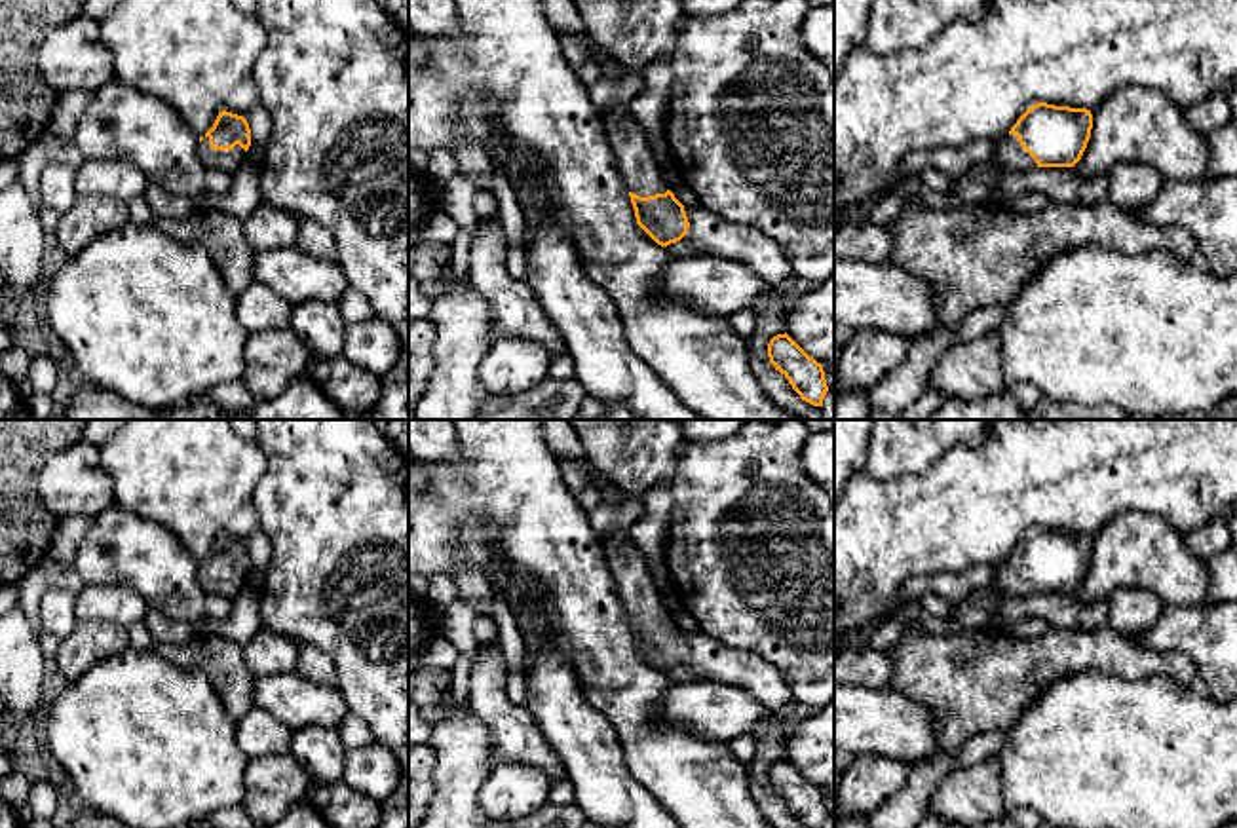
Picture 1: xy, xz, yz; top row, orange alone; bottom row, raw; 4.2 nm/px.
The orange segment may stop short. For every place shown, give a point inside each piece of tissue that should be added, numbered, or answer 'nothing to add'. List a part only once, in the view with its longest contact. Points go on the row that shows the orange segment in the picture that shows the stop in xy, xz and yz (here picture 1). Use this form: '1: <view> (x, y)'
1: xy (228, 160)

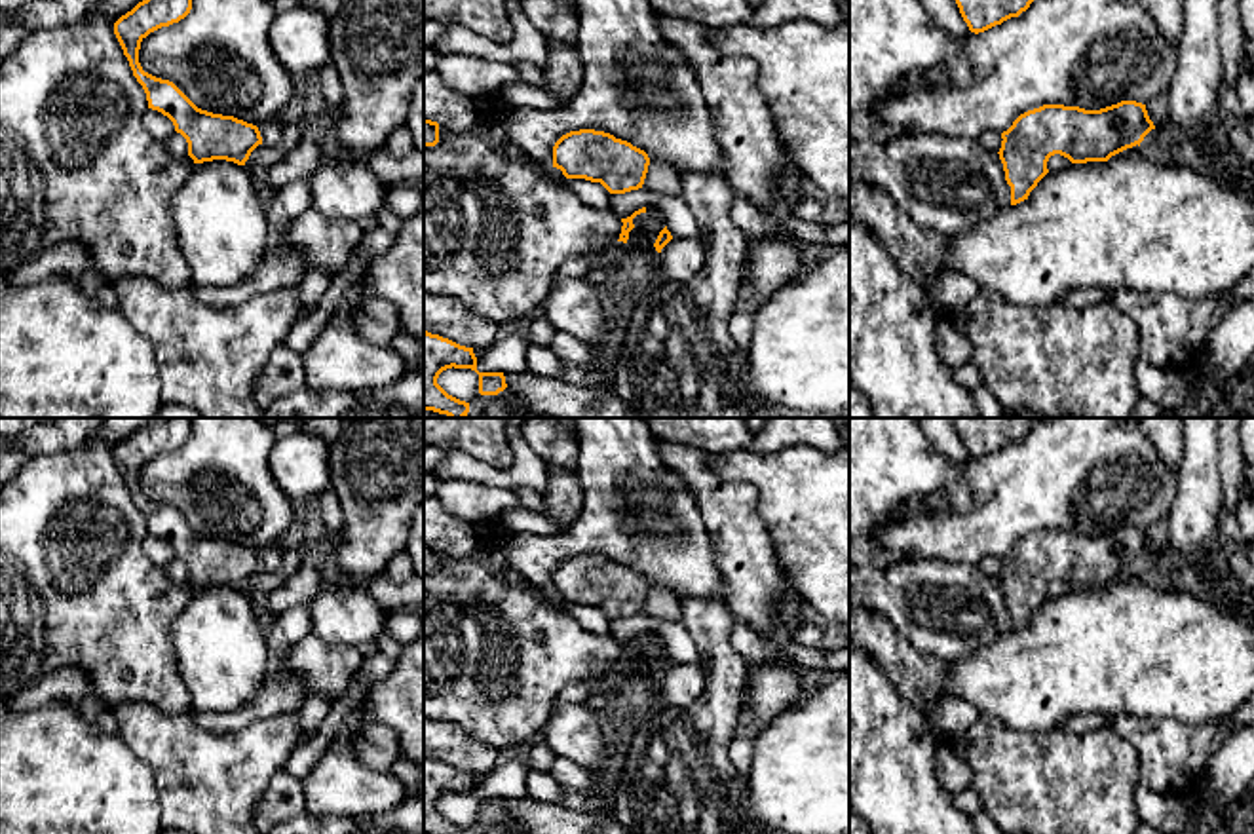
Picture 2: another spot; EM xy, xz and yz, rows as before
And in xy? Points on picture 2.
nothing to add

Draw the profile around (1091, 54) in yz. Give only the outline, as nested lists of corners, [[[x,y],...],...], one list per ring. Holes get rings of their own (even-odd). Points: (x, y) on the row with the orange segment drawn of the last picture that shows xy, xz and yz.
[[[1034,0],[1018,17],[978,34],[971,32],[958,42],[973,66],[973,80],[965,85],[950,85],[939,72],[912,76],[899,91],[870,110],[889,133],[940,131],[980,139],[984,131],[1007,131],[1020,114],[1043,104],[1085,110],[1100,110],[1121,101],[1148,104],[1167,93],[1178,63],[1178,47],[1163,36],[1142,0]]]

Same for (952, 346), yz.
[[[939,317],[935,329],[935,350],[950,369],[956,369],[971,361],[973,344],[950,317]]]

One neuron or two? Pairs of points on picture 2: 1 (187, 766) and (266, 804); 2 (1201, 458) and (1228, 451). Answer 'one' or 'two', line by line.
1: two
2: two

